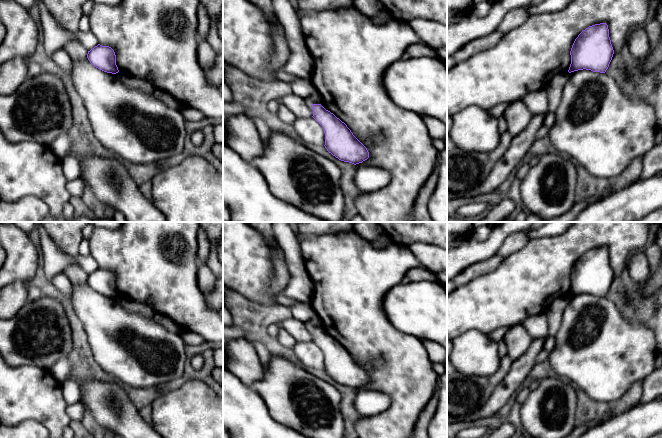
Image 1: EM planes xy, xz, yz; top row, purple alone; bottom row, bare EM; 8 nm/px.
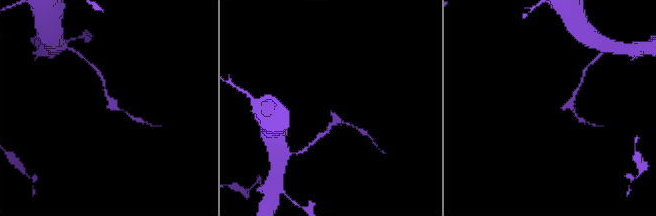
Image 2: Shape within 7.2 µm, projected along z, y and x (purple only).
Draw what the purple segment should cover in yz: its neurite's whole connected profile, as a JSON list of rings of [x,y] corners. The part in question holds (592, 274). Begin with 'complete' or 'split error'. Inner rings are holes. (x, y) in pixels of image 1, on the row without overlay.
complete; [[[600,247],[589,250],[578,259],[572,269],[568,296],[586,293],[605,297],[613,278],[608,249]]]

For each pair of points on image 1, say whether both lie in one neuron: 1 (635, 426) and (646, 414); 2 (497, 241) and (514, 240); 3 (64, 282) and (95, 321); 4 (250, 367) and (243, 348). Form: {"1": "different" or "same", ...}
{"1": "same", "2": "different", "3": "different", "4": "same"}

